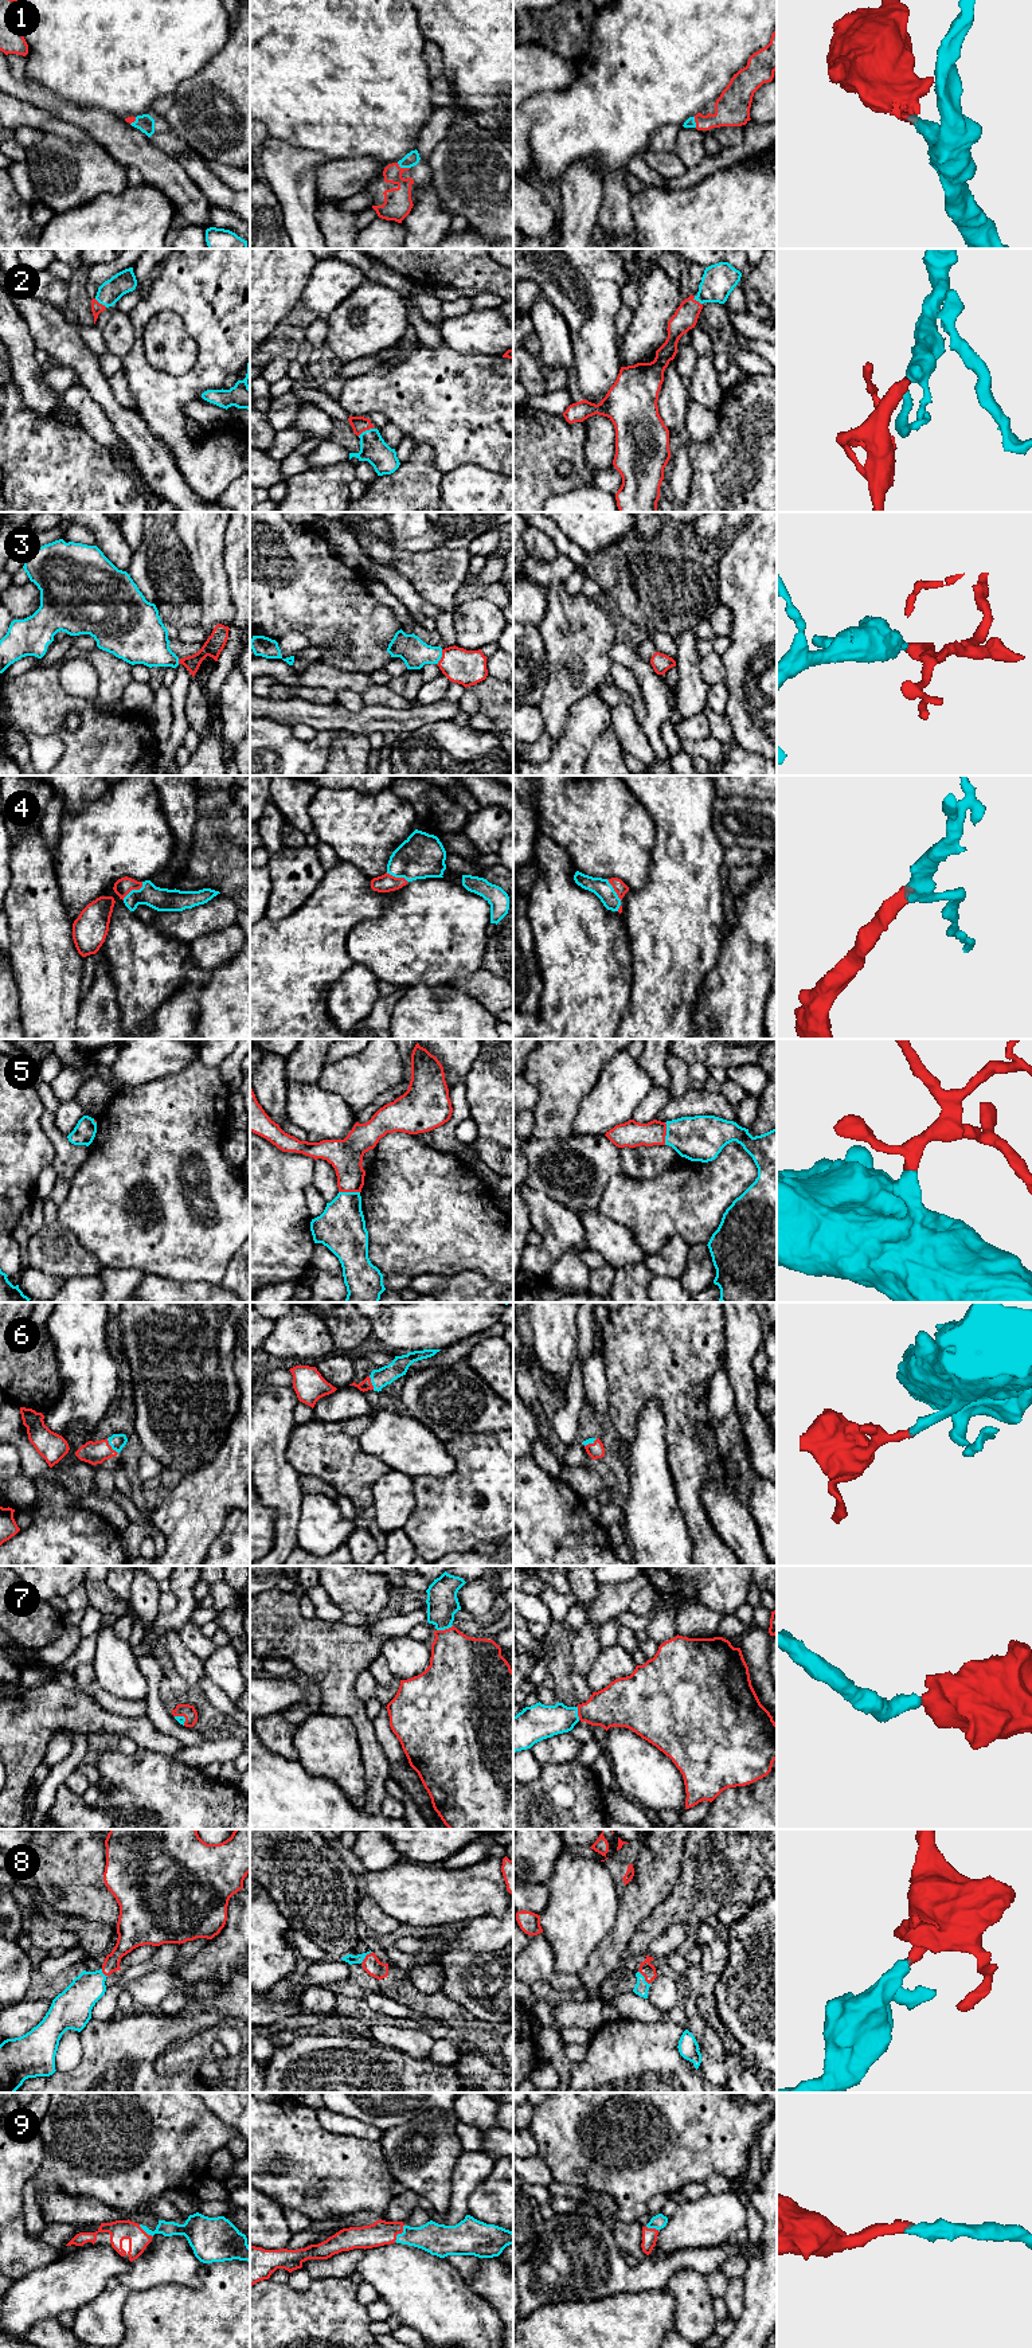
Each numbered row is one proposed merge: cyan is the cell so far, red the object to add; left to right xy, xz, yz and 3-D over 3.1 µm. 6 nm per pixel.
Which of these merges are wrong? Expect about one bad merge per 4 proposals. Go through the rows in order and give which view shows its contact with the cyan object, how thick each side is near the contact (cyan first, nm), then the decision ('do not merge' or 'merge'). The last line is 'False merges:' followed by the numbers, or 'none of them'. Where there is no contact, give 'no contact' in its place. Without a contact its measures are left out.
1: meets cyan in xz; 90 nm thick on the cyan side, 170 nm on the other; merge
2: meets cyan in xz; 160 nm thick on the cyan side, 100 nm on the other; merge
3: meets cyan in xz; 170 nm thick on the cyan side, 200 nm on the other; merge
4: meets cyan in xy; 140 nm thick on the cyan side, 100 nm on the other; merge
5: meets cyan in yz; 280 nm thick on the cyan side, 150 nm on the other; merge
6: meets cyan in xy; 100 nm thick on the cyan side, 130 nm on the other; merge
7: meets cyan in xz; 190 nm thick on the cyan side, 380 nm on the other; merge
8: meets cyan in xz; 60 nm thick on the cyan side, 110 nm on the other; merge
9: meets cyan in xz; 190 nm thick on the cyan side, 150 nm on the other; merge
False merges: none of them

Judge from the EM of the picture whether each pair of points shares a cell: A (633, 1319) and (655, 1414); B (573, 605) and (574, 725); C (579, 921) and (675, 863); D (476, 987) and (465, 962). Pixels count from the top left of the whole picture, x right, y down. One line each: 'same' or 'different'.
A: different
B: different
C: different
D: different

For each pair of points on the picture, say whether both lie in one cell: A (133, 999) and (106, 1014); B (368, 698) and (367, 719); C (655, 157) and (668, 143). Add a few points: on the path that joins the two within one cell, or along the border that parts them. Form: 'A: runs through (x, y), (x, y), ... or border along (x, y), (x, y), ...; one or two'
A: border along (110, 976), (122, 1024); two
B: border along (366, 704), (383, 704), (399, 710); two
C: border along (673, 149), (644, 152); two

